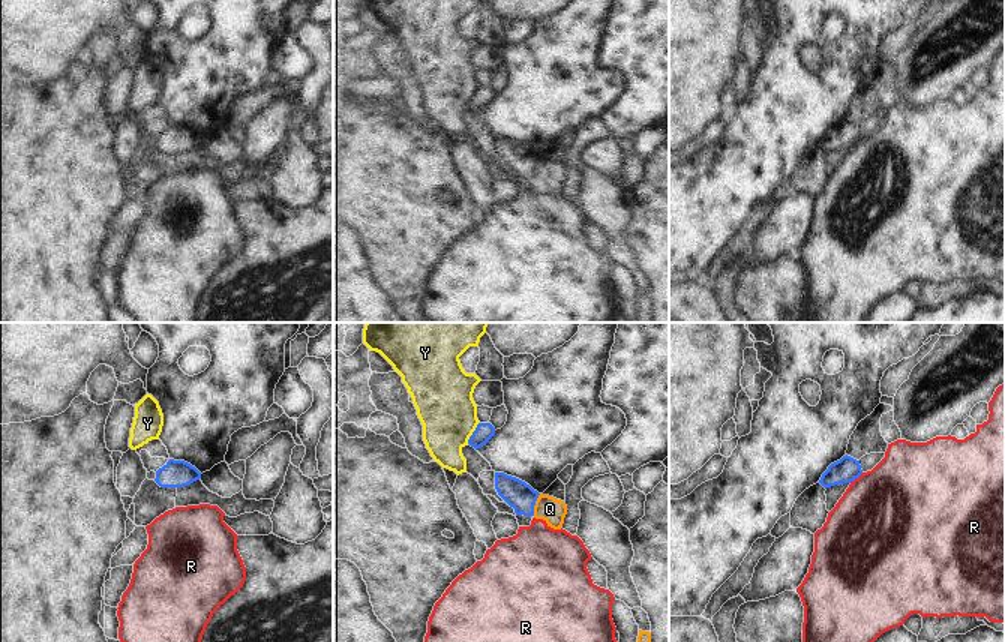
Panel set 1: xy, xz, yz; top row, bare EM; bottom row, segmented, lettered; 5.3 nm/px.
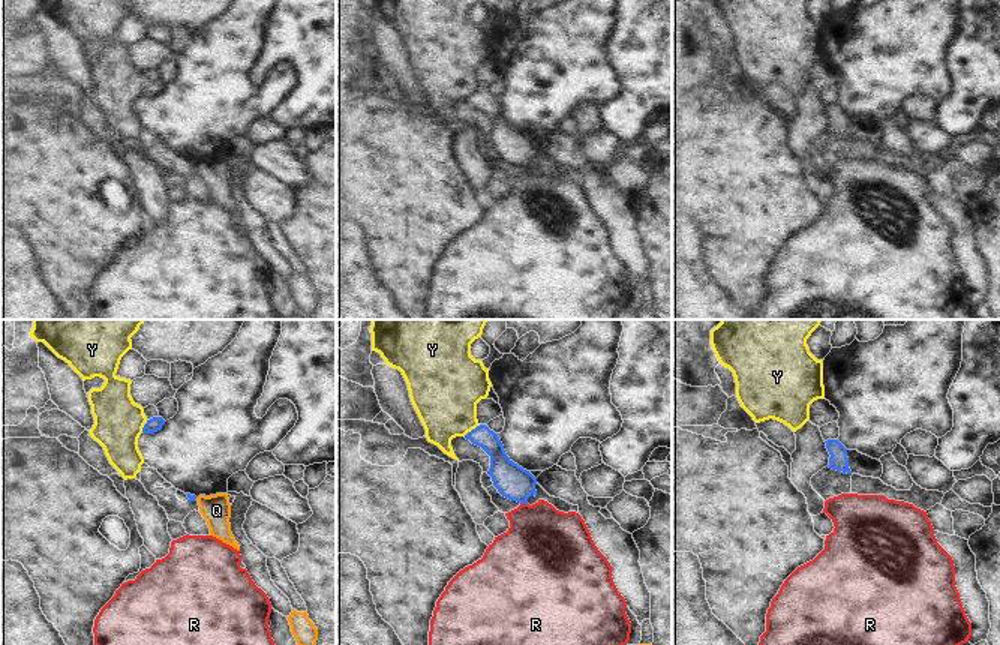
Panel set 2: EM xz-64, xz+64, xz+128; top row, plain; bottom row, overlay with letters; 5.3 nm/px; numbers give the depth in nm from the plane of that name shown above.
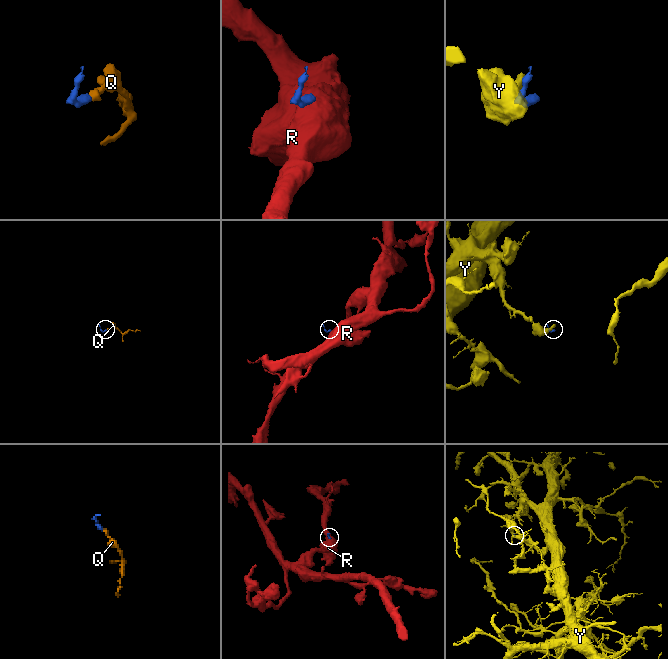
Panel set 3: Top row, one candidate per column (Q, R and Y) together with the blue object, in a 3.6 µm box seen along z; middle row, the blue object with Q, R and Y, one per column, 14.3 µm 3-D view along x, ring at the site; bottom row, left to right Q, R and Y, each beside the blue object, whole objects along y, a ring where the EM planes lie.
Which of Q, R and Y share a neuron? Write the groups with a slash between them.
Q / R / Y

